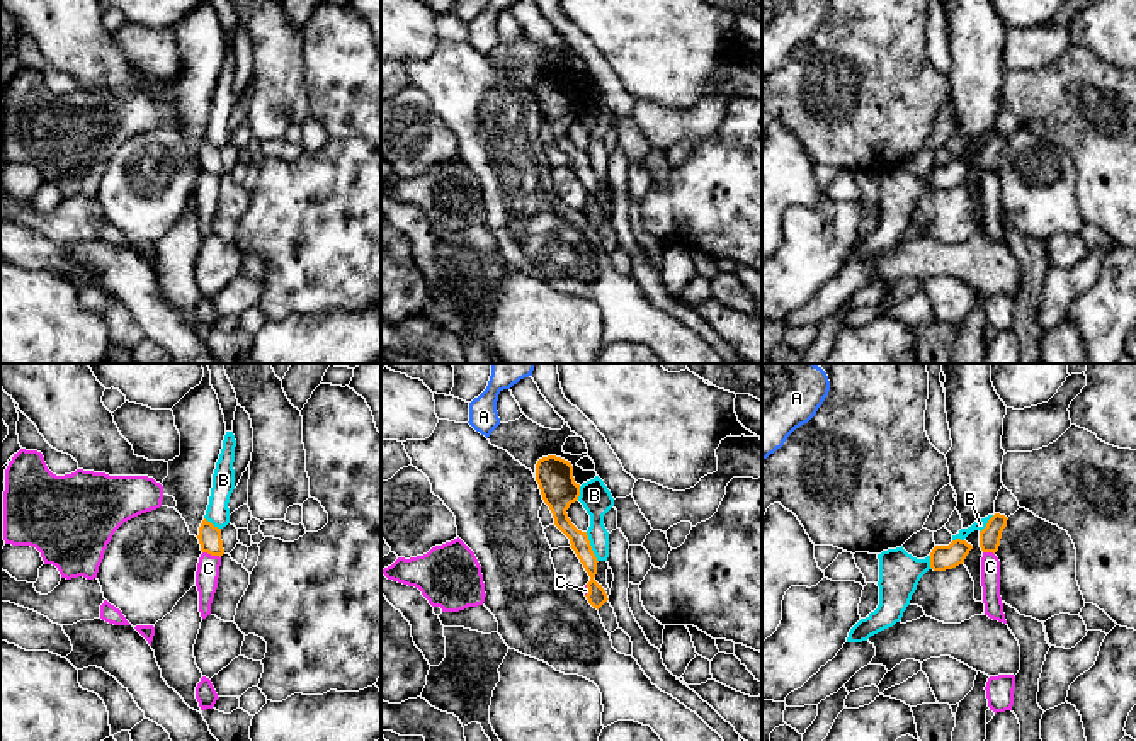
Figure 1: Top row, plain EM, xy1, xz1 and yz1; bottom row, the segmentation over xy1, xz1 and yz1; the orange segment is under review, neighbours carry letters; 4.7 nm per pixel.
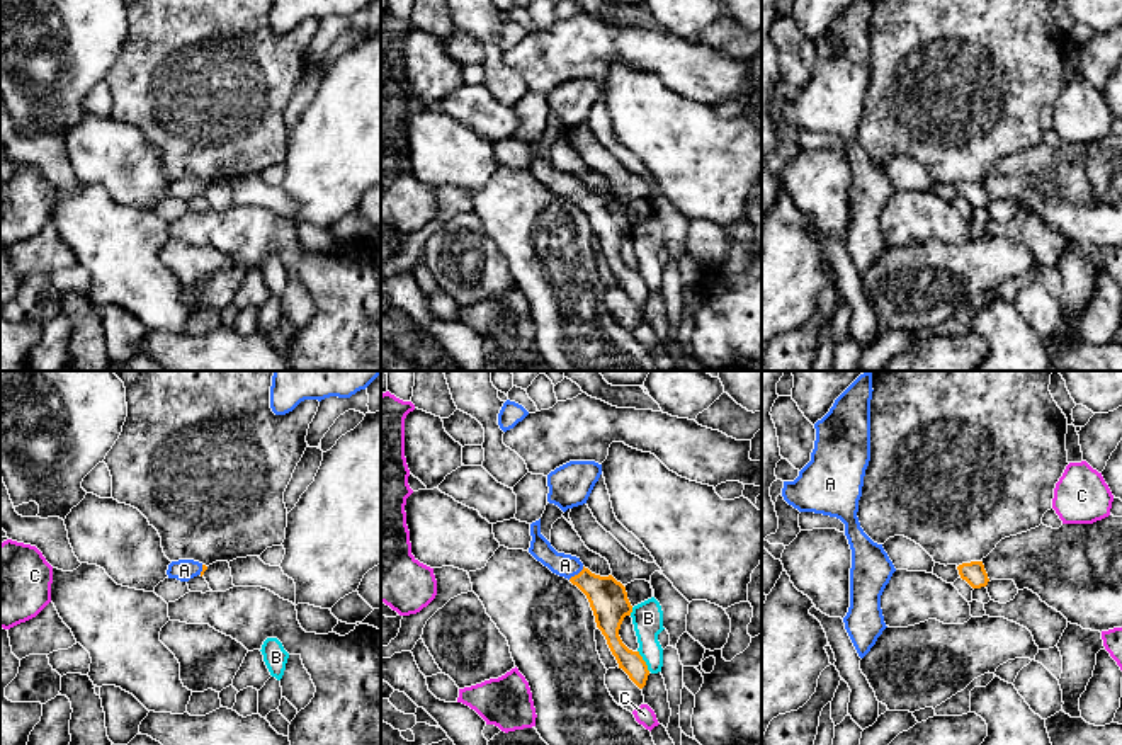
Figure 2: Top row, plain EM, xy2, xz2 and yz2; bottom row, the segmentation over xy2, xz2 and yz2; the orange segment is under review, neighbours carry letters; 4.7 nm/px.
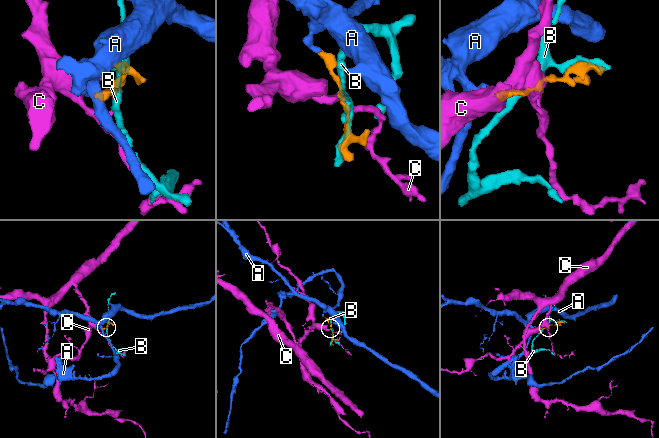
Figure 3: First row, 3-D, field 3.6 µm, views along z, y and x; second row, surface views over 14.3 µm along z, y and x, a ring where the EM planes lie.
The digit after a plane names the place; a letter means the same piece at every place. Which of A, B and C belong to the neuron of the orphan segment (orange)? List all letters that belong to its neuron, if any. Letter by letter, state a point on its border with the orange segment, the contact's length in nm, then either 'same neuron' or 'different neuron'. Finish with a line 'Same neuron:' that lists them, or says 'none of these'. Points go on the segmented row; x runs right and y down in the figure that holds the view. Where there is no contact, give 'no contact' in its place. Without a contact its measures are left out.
A: xz2 (575, 575) | 100 nm | same neuron
B: xz1 (590, 548) | 160 nm | different neuron
C: xy1 (211, 554) | 90 nm | different neuron
Same neuron: A

